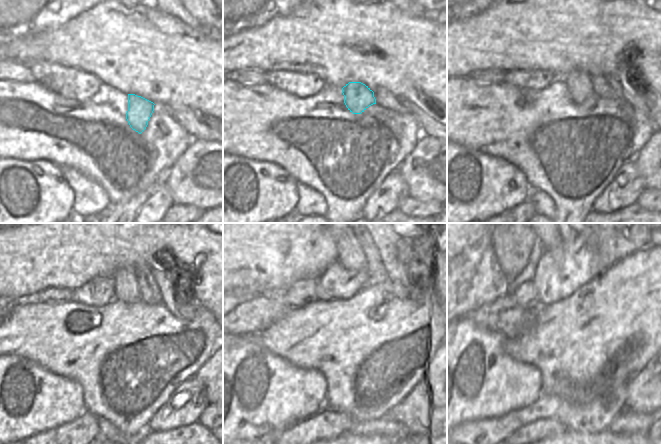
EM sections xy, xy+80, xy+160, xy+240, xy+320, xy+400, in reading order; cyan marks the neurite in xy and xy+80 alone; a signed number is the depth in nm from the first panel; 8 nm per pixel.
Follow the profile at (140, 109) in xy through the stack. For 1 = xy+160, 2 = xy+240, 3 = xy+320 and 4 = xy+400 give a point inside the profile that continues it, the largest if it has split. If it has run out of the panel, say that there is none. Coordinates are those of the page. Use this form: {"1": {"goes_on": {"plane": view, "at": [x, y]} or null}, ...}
{"1": {"goes_on": {"plane": "xy+160", "at": [578, 84]}}, "2": {"goes_on": {"plane": "xy+240", "at": [126, 290]}}, "3": {"goes_on": {"plane": "xy+320", "at": [340, 261]}}, "4": {"goes_on": {"plane": "xy+400", "at": [549, 243]}}}

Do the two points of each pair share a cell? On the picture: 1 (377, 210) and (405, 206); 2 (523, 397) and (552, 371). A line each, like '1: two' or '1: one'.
1: two
2: two

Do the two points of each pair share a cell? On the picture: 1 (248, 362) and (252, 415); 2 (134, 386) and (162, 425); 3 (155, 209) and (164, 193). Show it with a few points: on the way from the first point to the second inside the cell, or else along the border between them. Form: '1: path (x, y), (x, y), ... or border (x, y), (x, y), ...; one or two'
1: path (248, 375), (248, 402); one
2: border (169, 396), (166, 403), (154, 415), (147, 427); two
3: path (157, 205), (161, 197); one

